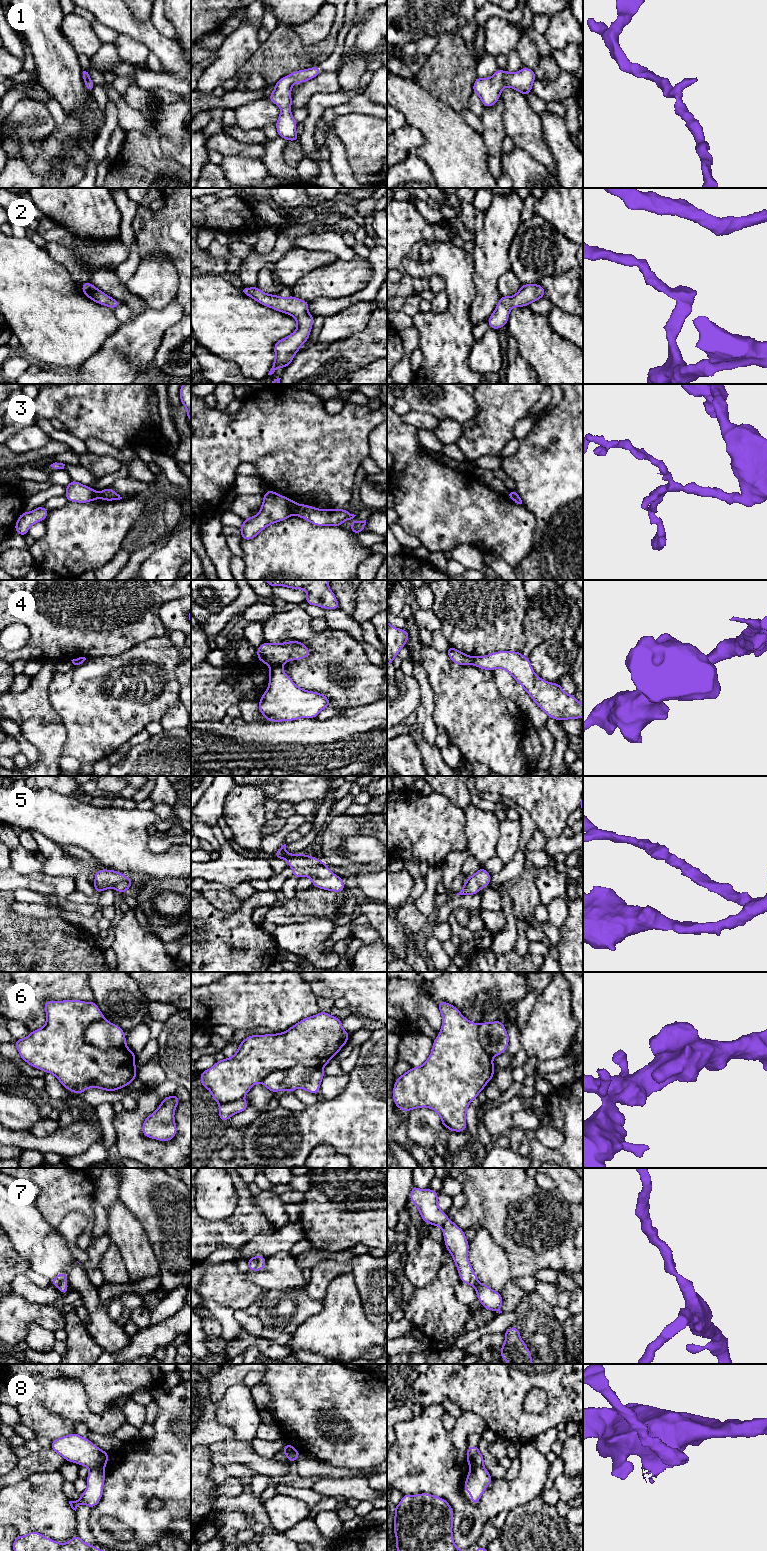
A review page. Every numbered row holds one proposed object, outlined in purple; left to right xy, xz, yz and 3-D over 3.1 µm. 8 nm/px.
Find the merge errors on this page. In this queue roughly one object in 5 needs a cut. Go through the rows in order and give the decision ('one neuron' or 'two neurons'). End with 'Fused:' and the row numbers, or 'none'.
1: one neuron
2: one neuron
3: two neurons
4: two neurons
5: one neuron
6: two neurons
7: one neuron
8: two neurons
Fused: 3, 4, 6, 8

